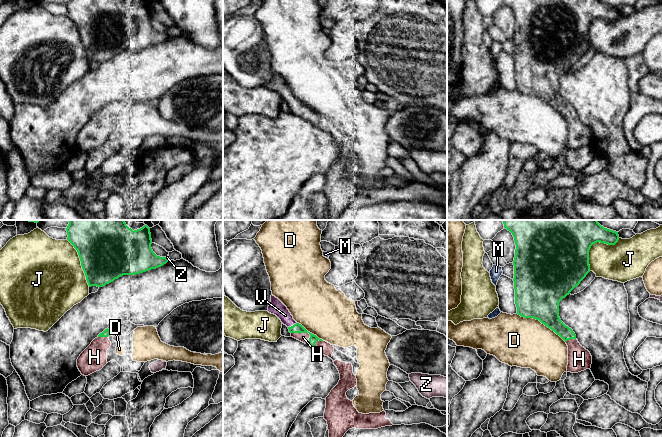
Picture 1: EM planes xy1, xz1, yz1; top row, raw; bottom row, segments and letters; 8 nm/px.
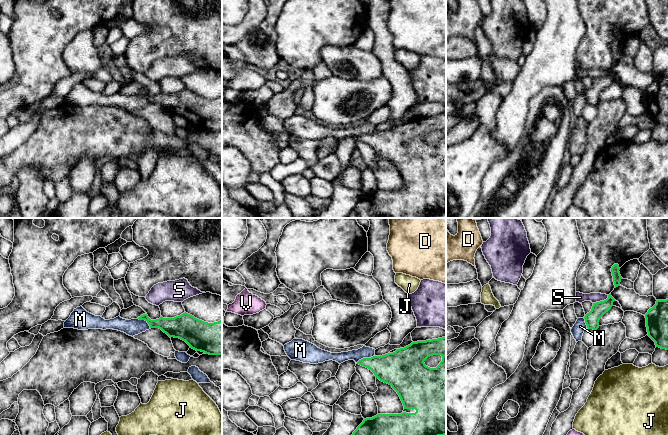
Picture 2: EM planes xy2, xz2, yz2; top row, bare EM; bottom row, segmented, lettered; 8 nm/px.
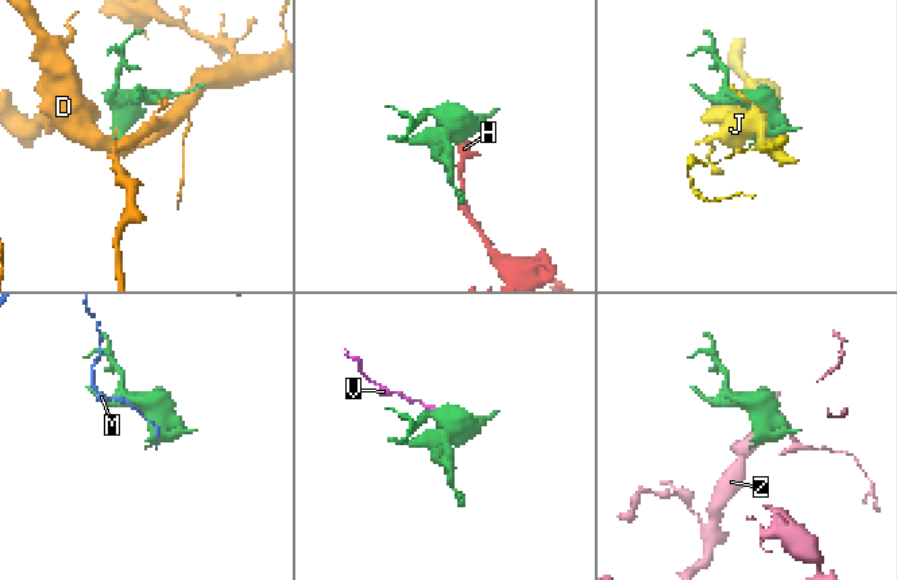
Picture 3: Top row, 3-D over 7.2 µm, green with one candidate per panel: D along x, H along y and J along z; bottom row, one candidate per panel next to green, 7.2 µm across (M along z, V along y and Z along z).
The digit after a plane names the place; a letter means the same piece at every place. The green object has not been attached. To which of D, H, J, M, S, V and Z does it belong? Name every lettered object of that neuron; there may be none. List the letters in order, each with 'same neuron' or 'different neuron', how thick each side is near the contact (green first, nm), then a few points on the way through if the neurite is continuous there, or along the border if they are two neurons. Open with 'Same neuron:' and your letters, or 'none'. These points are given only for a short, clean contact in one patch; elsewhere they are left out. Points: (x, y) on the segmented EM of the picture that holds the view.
Same neuron: H, V
D: different neuron; 380 nm thick on the green side, 400 nm on the other
H: same neuron; 80 nm thick on the green side, 80 nm on the other; runs through xz1 (296, 328), (300, 332), (305, 332), (303, 337)
J: different neuron; 500 nm thick on the green side, 300 nm on the other
M: different neuron; 260 nm thick on the green side, 100 nm on the other; border along xz2 (374, 355), (368, 358), (361, 358), (356, 362)
S: different neuron; 120 nm thick on the green side, 80 nm on the other
V: same neuron; 80 nm thick on the green side, 120 nm on the other; runs through xz1 (296, 328), (293, 325), (276, 307)
Z: different neuron; 280 nm thick on the green side, 20 nm on the other; border along xy1 (165, 257), (168, 260)

